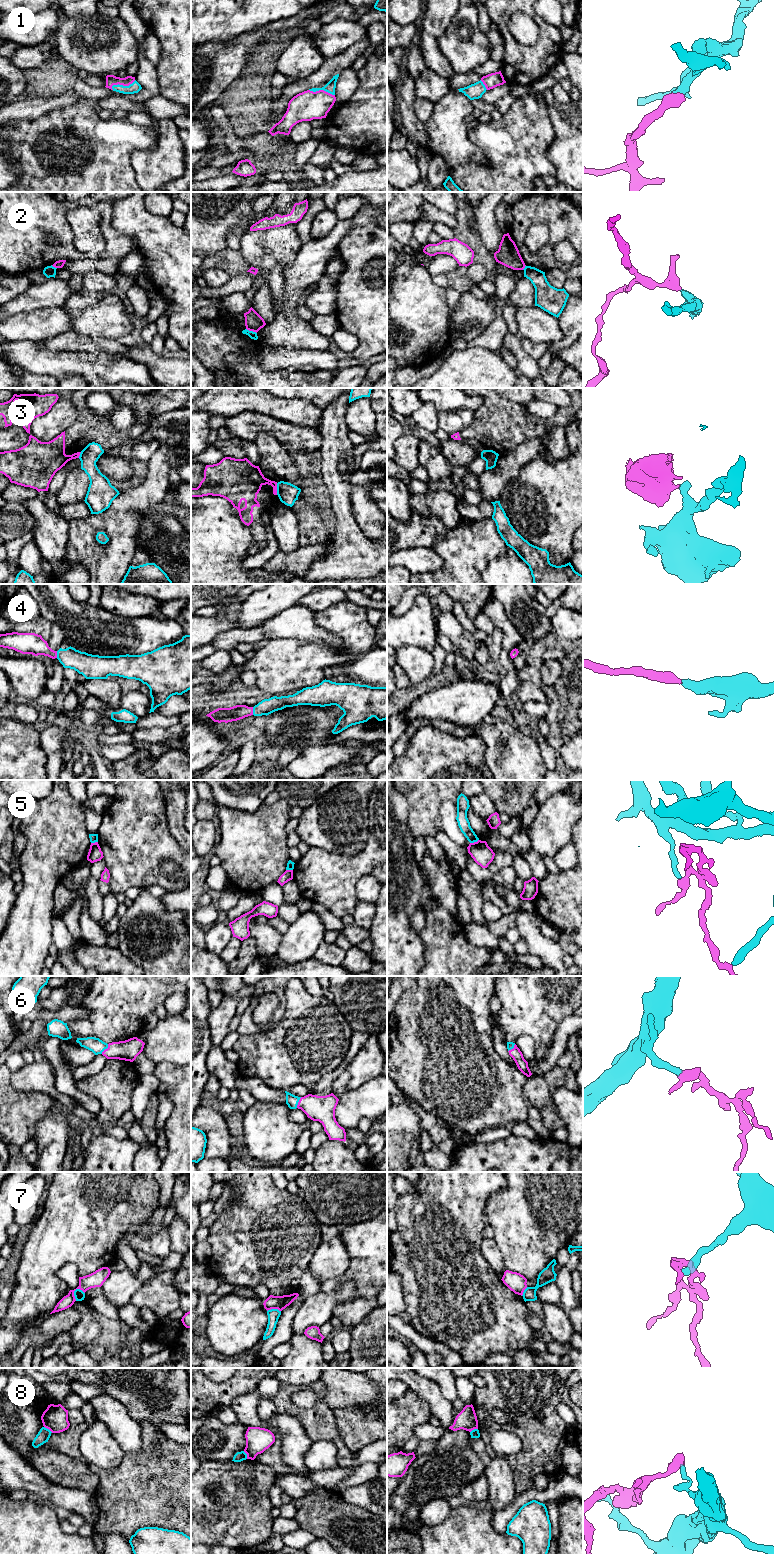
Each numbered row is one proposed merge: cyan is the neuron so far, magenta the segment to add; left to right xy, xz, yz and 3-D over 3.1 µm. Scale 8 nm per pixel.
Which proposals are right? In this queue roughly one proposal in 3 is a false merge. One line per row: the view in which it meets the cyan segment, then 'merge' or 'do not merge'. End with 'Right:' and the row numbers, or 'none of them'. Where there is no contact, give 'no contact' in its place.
1: xy | merge
2: xz | do not merge
3: xz | do not merge
4: xz | merge
5: yz | do not merge
6: xy | merge
7: xy | do not merge
8: xy | do not merge
Right: 1, 4, 6

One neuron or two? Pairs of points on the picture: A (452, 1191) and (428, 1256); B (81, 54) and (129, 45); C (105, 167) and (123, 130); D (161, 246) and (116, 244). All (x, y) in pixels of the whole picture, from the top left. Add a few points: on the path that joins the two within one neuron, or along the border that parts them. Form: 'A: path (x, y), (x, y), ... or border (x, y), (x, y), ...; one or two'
A: path (447, 1207), (445, 1219), (439, 1227), (437, 1240); one
B: path (93, 51), (117, 47); one
C: path (110, 158), (110, 144), (115, 139); one
D: border (117, 231), (130, 236), (135, 242), (136, 249); two

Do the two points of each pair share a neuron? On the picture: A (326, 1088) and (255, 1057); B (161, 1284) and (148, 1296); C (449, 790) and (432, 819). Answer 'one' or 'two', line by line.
A: two
B: one
C: one

